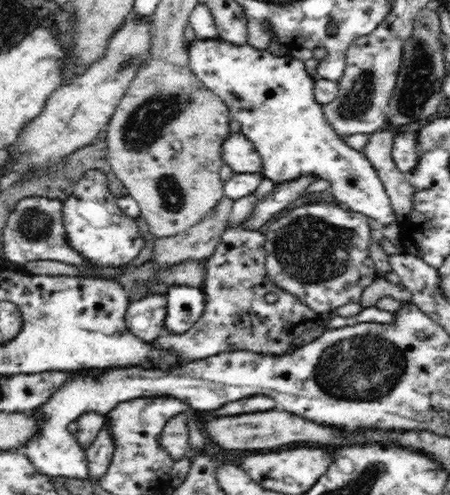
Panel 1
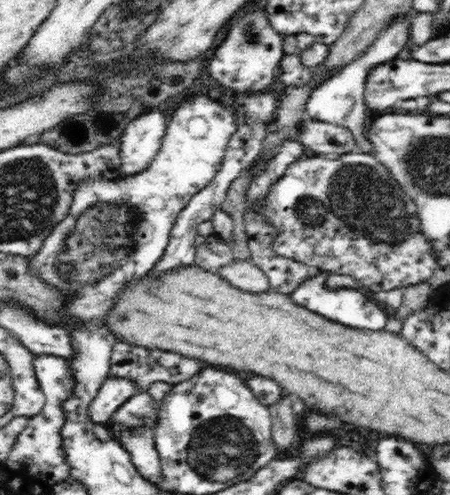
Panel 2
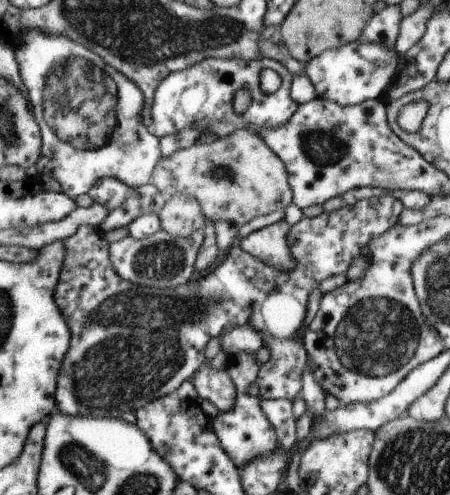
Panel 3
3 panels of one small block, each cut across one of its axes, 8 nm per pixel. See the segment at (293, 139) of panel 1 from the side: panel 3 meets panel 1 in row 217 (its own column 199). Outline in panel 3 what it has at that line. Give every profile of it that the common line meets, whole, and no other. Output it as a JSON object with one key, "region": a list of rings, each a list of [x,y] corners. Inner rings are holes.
{"region":[[[205,360],[189,380],[197,392],[197,398],[211,402],[219,408],[219,412],[227,412],[233,406],[235,386],[231,378],[225,374],[225,370],[213,370]]]}

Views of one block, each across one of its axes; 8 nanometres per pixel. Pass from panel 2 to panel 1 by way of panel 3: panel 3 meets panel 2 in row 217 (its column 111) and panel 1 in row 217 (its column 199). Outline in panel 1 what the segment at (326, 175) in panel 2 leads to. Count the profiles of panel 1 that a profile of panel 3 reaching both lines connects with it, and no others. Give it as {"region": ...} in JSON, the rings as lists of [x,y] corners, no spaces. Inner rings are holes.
{"region":[[[308,204],[280,214],[262,228],[266,238],[266,272],[284,292],[300,298],[320,316],[338,306],[358,302],[364,290],[376,282],[378,272],[368,254],[368,216],[346,212],[332,204]]]}

